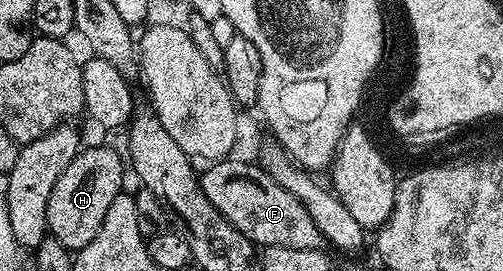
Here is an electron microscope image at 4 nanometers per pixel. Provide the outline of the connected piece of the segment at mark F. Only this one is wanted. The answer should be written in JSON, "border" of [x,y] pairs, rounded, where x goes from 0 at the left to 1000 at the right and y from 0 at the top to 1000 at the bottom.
{"border":[[[429,590],[414,631],[396,646],[402,708],[511,911],[559,908],[561,915],[600,915],[632,923],[646,904],[646,886],[624,841],[624,812],[608,782],[608,768],[569,694],[561,694],[513,605],[501,613],[493,598],[461,598],[463,590]]]}

